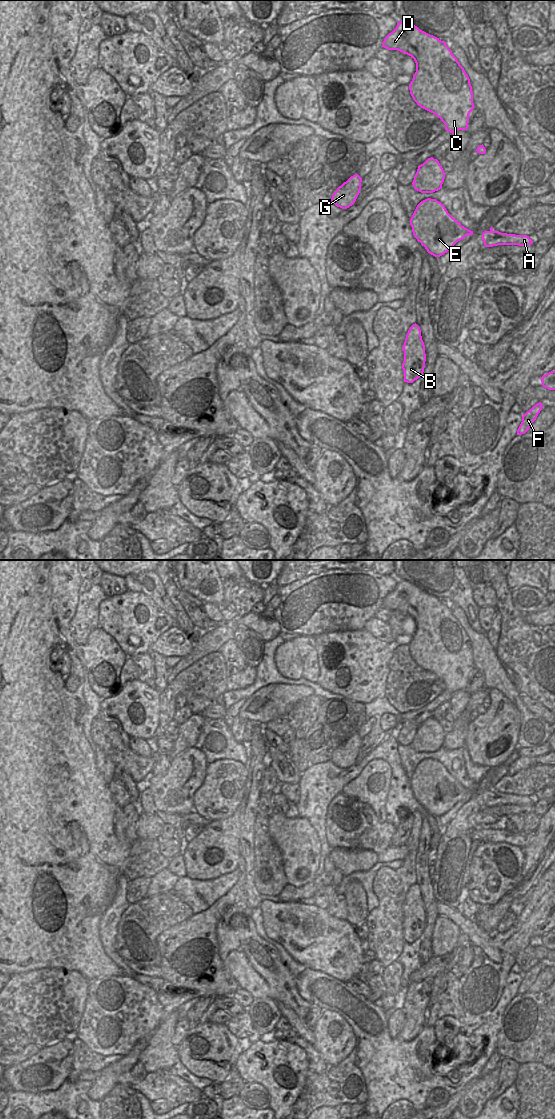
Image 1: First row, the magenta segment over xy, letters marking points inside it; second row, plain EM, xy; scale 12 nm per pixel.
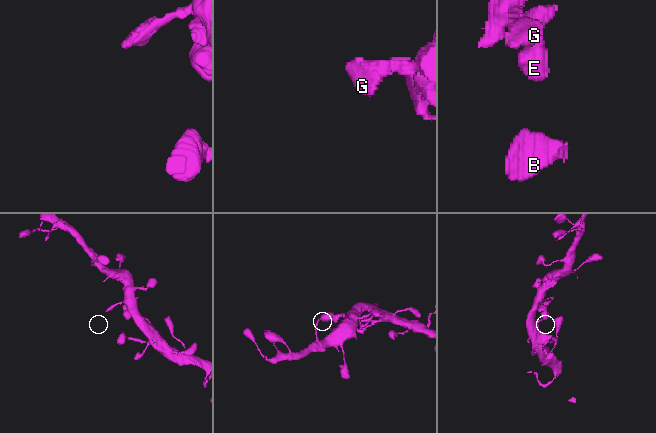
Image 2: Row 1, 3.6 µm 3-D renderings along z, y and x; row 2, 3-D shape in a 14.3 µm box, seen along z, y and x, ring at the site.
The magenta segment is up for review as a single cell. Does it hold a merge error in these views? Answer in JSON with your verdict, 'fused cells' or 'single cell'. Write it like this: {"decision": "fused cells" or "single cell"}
{"decision": "single cell"}

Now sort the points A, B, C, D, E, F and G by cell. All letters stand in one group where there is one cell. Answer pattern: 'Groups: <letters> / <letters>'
Groups: A B C D E F G

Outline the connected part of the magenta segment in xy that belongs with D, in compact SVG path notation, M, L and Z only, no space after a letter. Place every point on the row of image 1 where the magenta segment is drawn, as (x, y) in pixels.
M402 20L389 33L382 47L409 55L416 63L416 72L409 84L413 100L421 108L435 114L445 124L445 130L454 133L467 130L469 114L475 108L470 79L445 41L430 35L412 23Z

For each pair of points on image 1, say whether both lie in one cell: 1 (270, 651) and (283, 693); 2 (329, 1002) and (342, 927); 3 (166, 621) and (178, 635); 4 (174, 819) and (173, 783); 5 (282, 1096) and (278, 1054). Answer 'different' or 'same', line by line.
1: different
2: different
3: different
4: different
5: same

